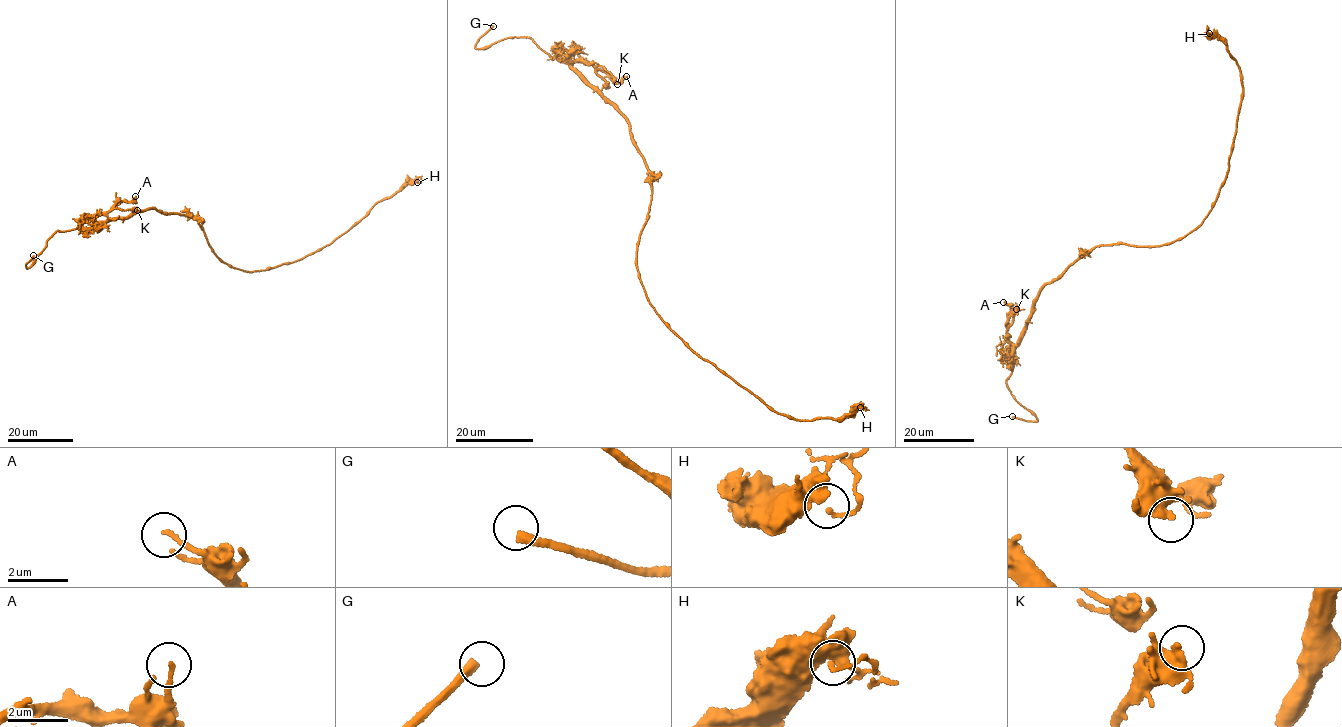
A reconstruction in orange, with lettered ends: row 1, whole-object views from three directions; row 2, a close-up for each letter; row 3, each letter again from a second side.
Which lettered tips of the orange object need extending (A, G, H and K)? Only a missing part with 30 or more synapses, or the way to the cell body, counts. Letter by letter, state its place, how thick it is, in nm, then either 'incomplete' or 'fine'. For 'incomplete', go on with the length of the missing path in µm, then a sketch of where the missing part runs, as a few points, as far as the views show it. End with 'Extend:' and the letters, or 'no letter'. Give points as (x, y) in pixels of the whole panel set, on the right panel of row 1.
A: (1003, 302) | 140 nm | fine
G: (1012, 416) | 320 nm | incomplete | 50 µm | (1012, 416), (1000, 414), (951, 367), (936, 341), (926, 333), (917, 313), (908, 309)
H: (1209, 33) | 100 nm | fine
K: (1016, 309) | 260 nm | fine
Extend: G

